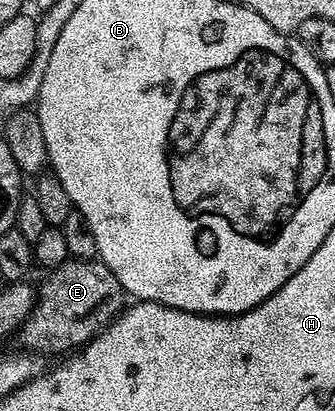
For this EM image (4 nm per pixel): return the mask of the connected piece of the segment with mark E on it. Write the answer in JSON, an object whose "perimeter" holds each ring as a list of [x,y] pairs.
{"perimeter":[[[71,258],[46,271],[47,279],[38,283],[35,306],[17,331],[24,351],[66,355],[97,337],[125,309],[123,286],[104,262],[90,258]]]}

